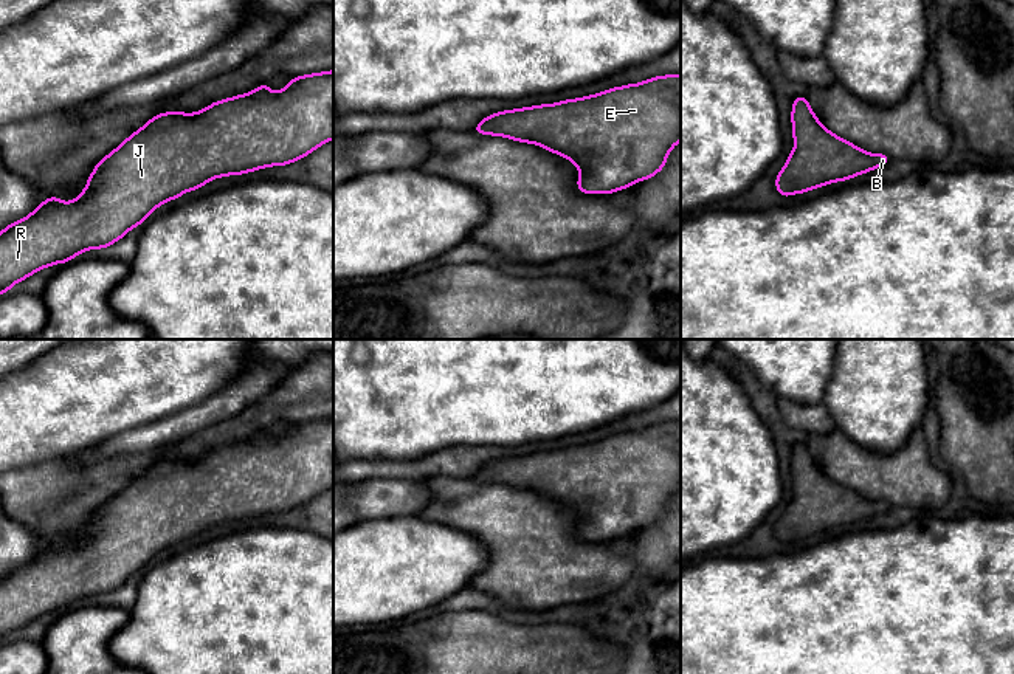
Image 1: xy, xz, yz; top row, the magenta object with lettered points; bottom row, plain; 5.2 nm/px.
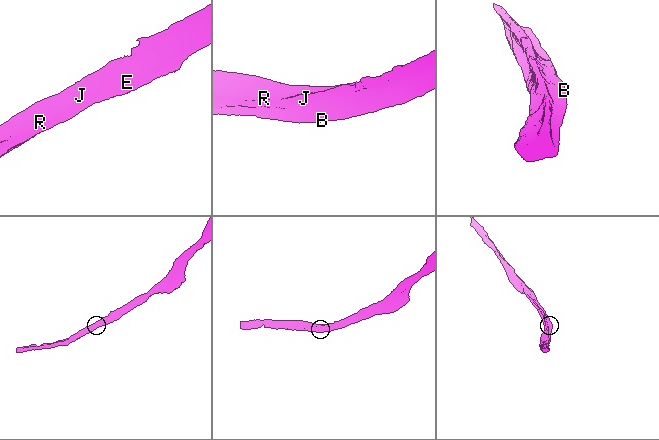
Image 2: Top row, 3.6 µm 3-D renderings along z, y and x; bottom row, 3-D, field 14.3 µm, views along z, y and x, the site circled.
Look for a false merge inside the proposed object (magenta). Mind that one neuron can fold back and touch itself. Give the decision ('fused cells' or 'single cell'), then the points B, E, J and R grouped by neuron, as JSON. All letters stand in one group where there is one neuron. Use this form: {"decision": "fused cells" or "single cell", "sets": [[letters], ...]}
{"decision": "single cell", "sets": [["B", "E", "J", "R"]]}

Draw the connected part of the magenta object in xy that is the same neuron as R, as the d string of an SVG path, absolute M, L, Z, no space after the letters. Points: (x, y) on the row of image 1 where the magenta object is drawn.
M333 70L291 77L288 85L276 93L270 90L268 84L264 84L256 87L250 93L212 102L200 112L160 113L152 119L149 119L140 130L135 130L127 139L124 139L115 150L105 155L95 166L93 172L87 178L85 189L73 201L60 201L57 195L53 195L45 201L39 203L37 208L31 214L28 214L23 220L12 222L5 229L0 231L0 294L9 291L17 282L23 282L26 277L40 271L42 268L53 267L54 263L62 265L68 260L73 260L78 254L84 251L90 251L95 248L105 249L112 243L121 240L132 228L141 225L163 203L175 200L189 191L195 191L205 186L211 180L228 175L240 175L240 174L245 175L248 172L254 172L271 166L282 167L307 156L310 152L316 150L319 146L332 139L333 139Z

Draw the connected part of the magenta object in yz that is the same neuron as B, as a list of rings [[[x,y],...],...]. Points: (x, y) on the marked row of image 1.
[[[795,96],[791,112],[795,147],[775,177],[775,189],[781,197],[847,181],[888,164],[885,153],[865,152],[829,132],[814,115],[806,96]]]

